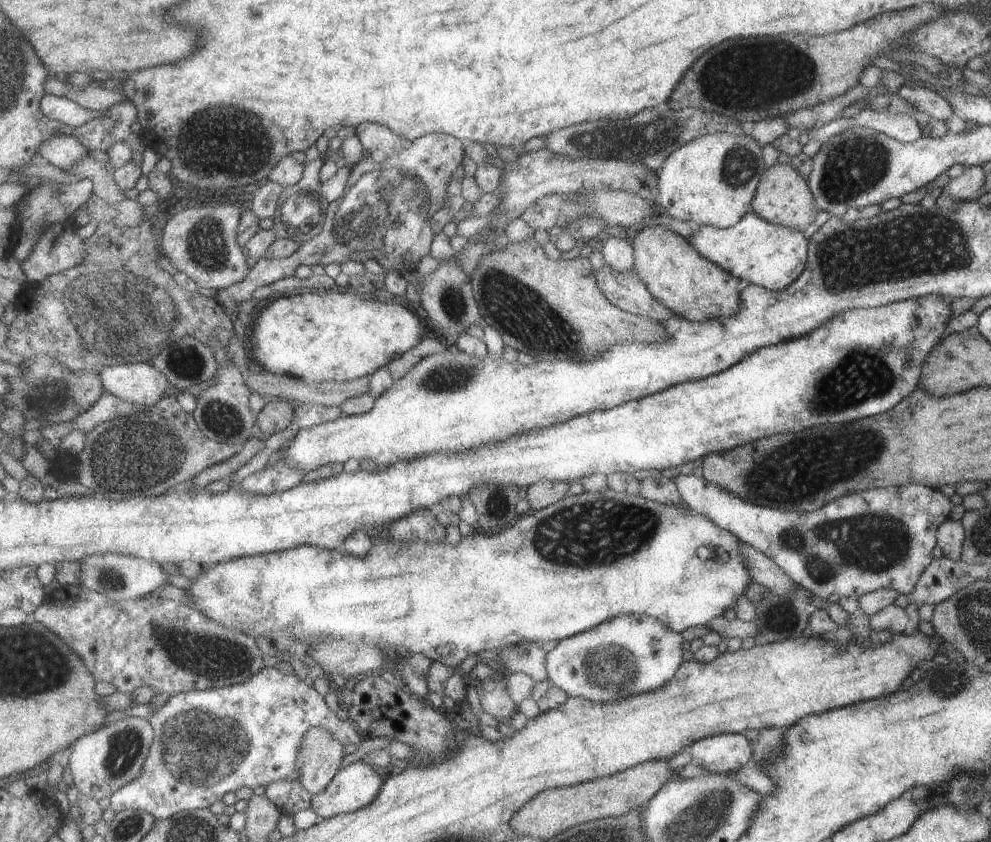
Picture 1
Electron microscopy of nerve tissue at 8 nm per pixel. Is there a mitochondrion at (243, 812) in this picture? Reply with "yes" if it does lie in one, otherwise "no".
no

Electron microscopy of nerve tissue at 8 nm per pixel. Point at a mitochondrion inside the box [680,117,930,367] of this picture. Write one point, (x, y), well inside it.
(850, 169)

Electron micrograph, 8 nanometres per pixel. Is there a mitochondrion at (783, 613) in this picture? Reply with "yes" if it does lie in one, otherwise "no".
yes

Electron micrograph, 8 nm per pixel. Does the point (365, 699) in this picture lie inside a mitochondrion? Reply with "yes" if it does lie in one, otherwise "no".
no

